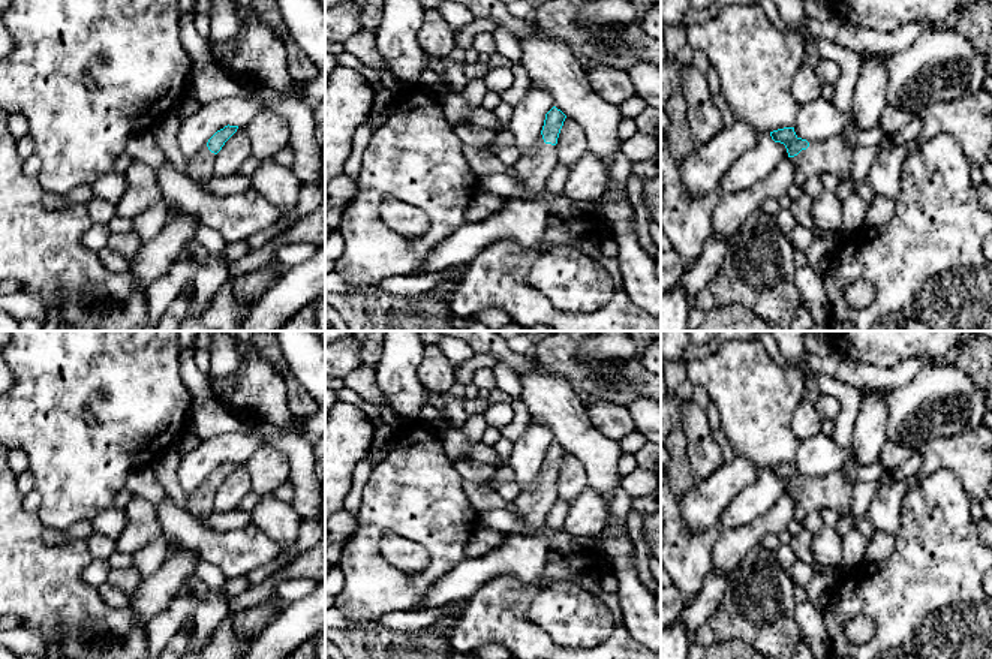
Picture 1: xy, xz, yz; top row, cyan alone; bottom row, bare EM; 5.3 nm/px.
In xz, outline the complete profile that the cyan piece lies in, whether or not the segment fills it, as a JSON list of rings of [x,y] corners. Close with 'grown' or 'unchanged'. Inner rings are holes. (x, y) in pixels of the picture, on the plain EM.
[[[553,442],[544,455],[536,487],[521,491],[509,506],[512,515],[520,518],[526,526],[541,529],[545,526],[547,515],[553,503],[559,499],[557,473],[566,451]]]; grown

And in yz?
[[[794,463],[773,466],[770,472],[775,478],[785,481],[788,493],[796,502],[796,520],[802,521],[809,512],[824,508],[850,517],[856,482],[848,481],[841,472],[808,478],[796,470]]]; grown

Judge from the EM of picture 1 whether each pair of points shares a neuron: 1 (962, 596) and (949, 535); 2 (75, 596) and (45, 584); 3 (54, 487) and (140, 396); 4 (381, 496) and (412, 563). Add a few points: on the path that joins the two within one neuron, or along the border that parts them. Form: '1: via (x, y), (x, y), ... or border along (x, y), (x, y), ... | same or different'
1: via (949, 581), (949, 550) | same
2: via (68, 596), (57, 596), (53, 592) | same
3: via (77, 465), (123, 418) | same
4: border along (378, 541), (385, 533), (400, 533), (429, 554) | different

